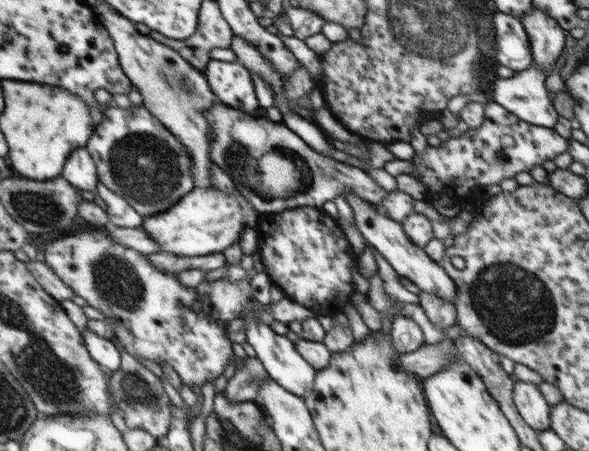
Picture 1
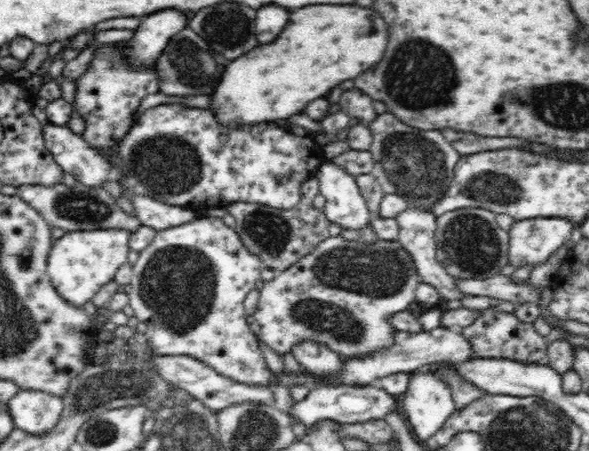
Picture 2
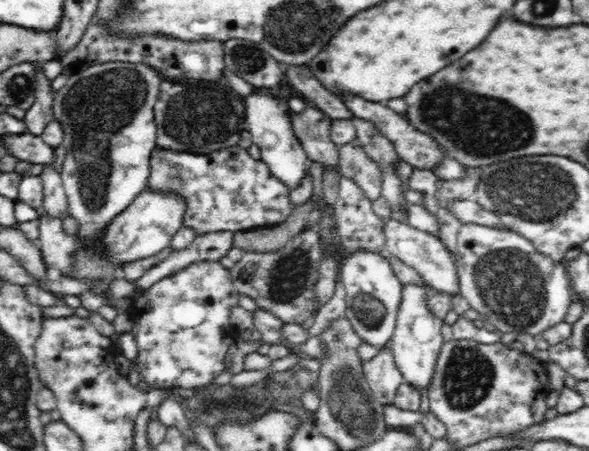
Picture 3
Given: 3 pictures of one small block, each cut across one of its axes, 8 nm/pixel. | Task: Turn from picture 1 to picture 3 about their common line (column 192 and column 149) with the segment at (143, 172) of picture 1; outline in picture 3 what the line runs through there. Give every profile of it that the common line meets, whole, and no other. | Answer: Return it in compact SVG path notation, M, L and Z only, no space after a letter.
M237 144L210 154L190 154L156 146L150 156L150 169L147 188L160 193L178 193L184 204L182 226L194 229L197 235L276 226L298 208L290 200L291 188L272 175L261 159L252 159Z

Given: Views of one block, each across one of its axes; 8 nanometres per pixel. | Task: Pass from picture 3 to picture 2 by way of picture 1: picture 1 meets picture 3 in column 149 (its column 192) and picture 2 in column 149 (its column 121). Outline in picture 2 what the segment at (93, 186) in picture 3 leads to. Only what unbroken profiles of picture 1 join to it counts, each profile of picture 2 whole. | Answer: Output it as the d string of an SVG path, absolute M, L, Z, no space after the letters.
M166 8L160 12L154 12L146 16L138 30L135 30L134 37L130 40L132 46L136 47L136 58L142 63L154 63L162 54L170 38L180 32L188 22L188 16L184 12Z

